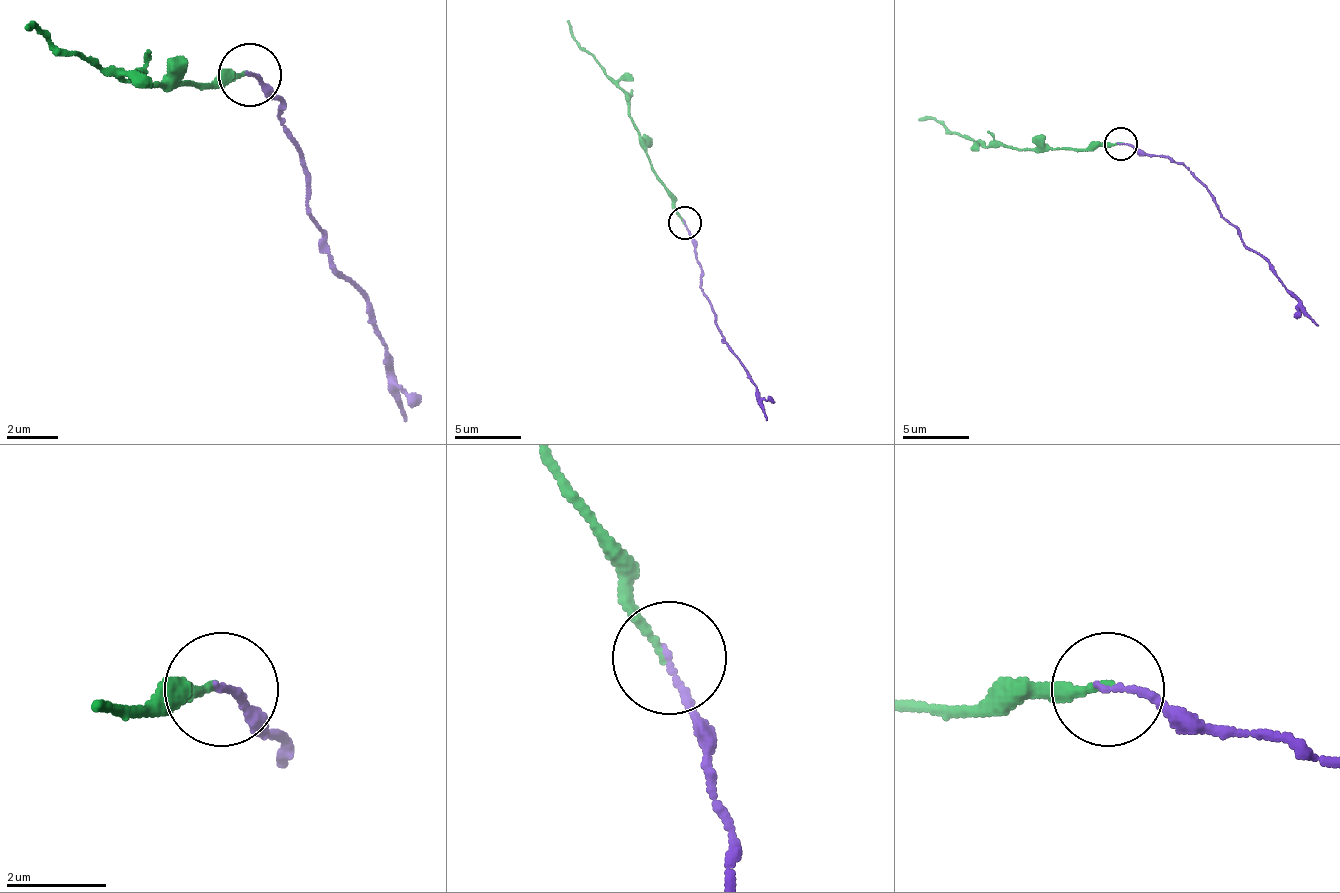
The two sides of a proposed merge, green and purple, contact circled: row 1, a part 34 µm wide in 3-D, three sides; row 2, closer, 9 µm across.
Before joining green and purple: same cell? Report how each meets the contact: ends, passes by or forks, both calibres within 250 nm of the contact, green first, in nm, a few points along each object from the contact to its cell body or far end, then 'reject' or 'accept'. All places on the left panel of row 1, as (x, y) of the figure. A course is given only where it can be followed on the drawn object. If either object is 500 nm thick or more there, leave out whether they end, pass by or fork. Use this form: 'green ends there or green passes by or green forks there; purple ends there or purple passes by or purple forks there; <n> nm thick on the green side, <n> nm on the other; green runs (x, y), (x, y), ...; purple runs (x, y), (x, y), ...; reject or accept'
green ends there; purple ends there; 160 nm thick on the green side, 110 nm on the other; green runs (245, 76), (175, 82), (143, 76), (67, 57), (35, 25), (23, 25); purple runs (251, 76), (283, 108), (308, 171), (321, 254), (365, 298), (403, 419); accept

